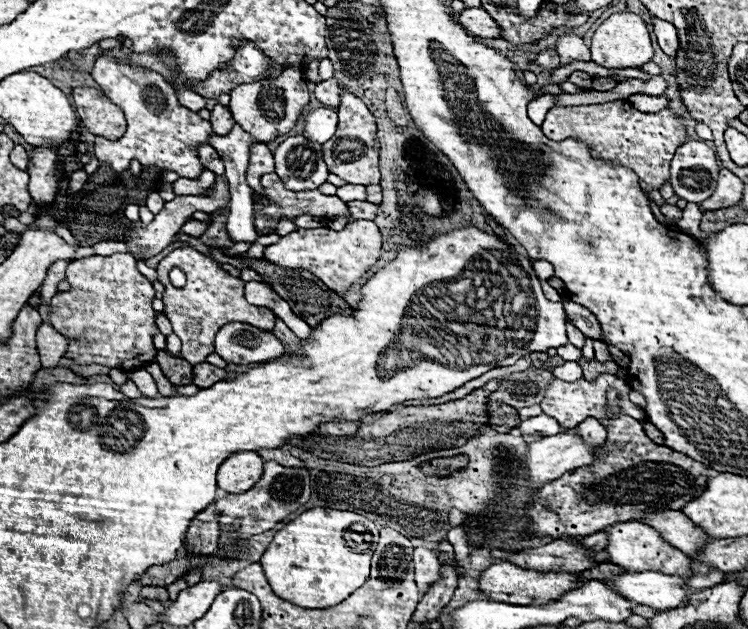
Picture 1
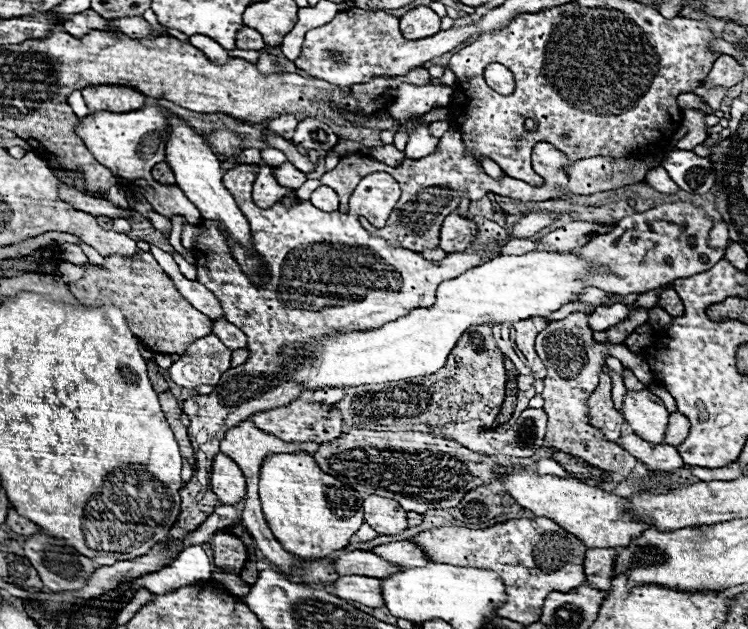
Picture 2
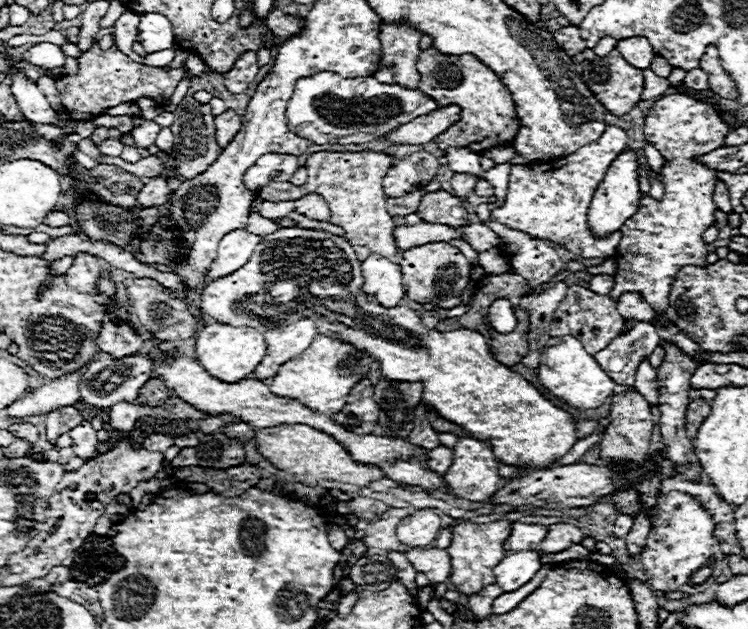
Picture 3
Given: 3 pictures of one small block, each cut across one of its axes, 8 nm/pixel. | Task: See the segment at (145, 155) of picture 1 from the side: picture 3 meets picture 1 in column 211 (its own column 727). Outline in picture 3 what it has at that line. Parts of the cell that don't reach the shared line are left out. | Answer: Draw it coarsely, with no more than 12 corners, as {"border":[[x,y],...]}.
{"border":[[688,94],[646,112],[664,198],[622,226],[614,300],[664,312],[678,270],[706,266],[718,170],[696,158],[728,124]]}

